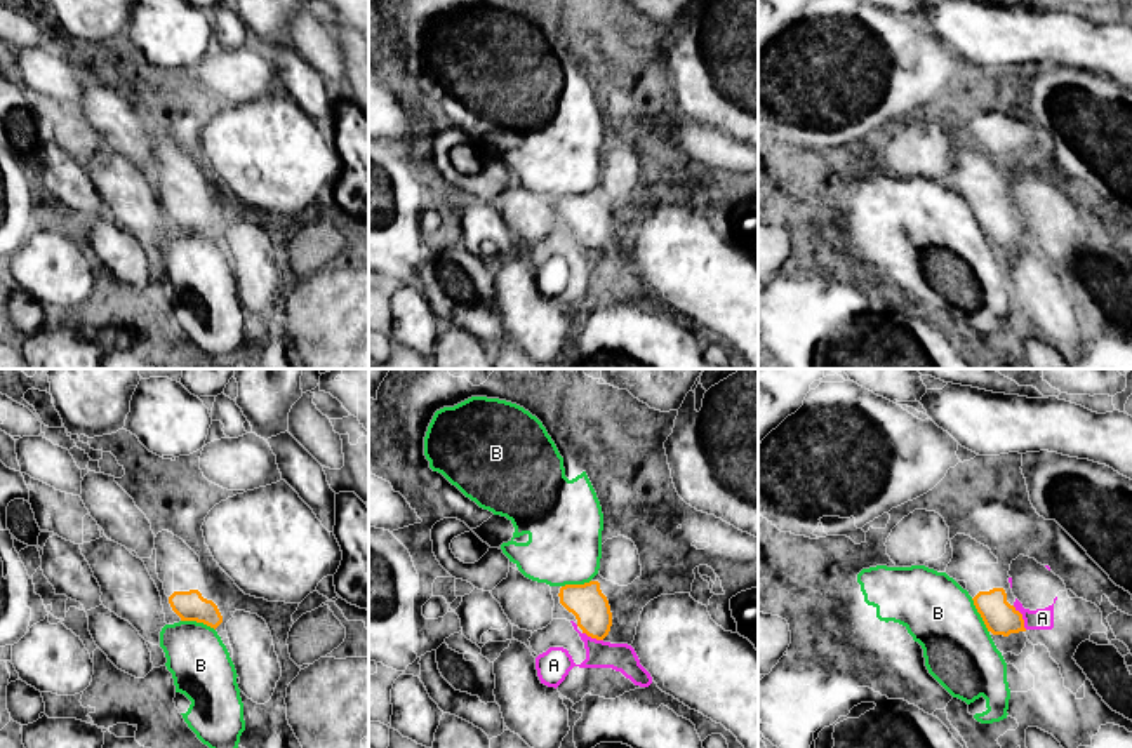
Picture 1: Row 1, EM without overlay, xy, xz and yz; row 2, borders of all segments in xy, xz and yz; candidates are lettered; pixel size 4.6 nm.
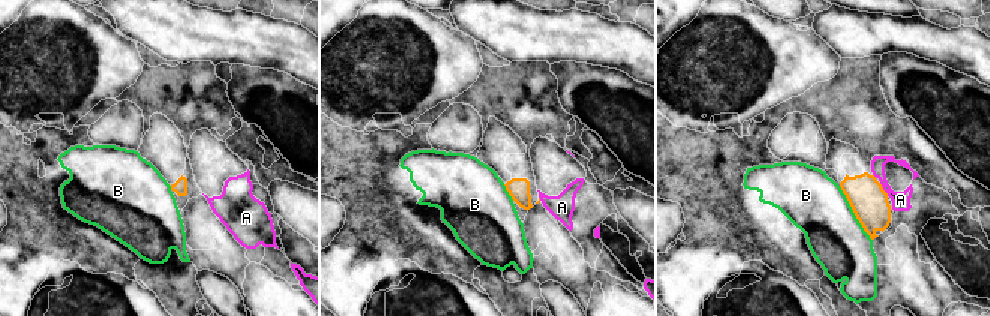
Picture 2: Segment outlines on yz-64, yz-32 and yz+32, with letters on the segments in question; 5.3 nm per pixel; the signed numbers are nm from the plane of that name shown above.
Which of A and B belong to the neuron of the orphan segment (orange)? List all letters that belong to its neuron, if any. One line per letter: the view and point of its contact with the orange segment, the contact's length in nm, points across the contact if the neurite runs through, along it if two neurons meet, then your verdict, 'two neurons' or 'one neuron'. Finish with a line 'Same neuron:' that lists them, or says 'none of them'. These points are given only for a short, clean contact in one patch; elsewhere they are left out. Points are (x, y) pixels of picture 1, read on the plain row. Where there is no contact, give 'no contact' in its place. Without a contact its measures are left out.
A: contact yz (1021, 228); length 130 nm; two neurons
B: contact xy (199, 232); length 170 nm; two neurons
Same neuron: none of them

